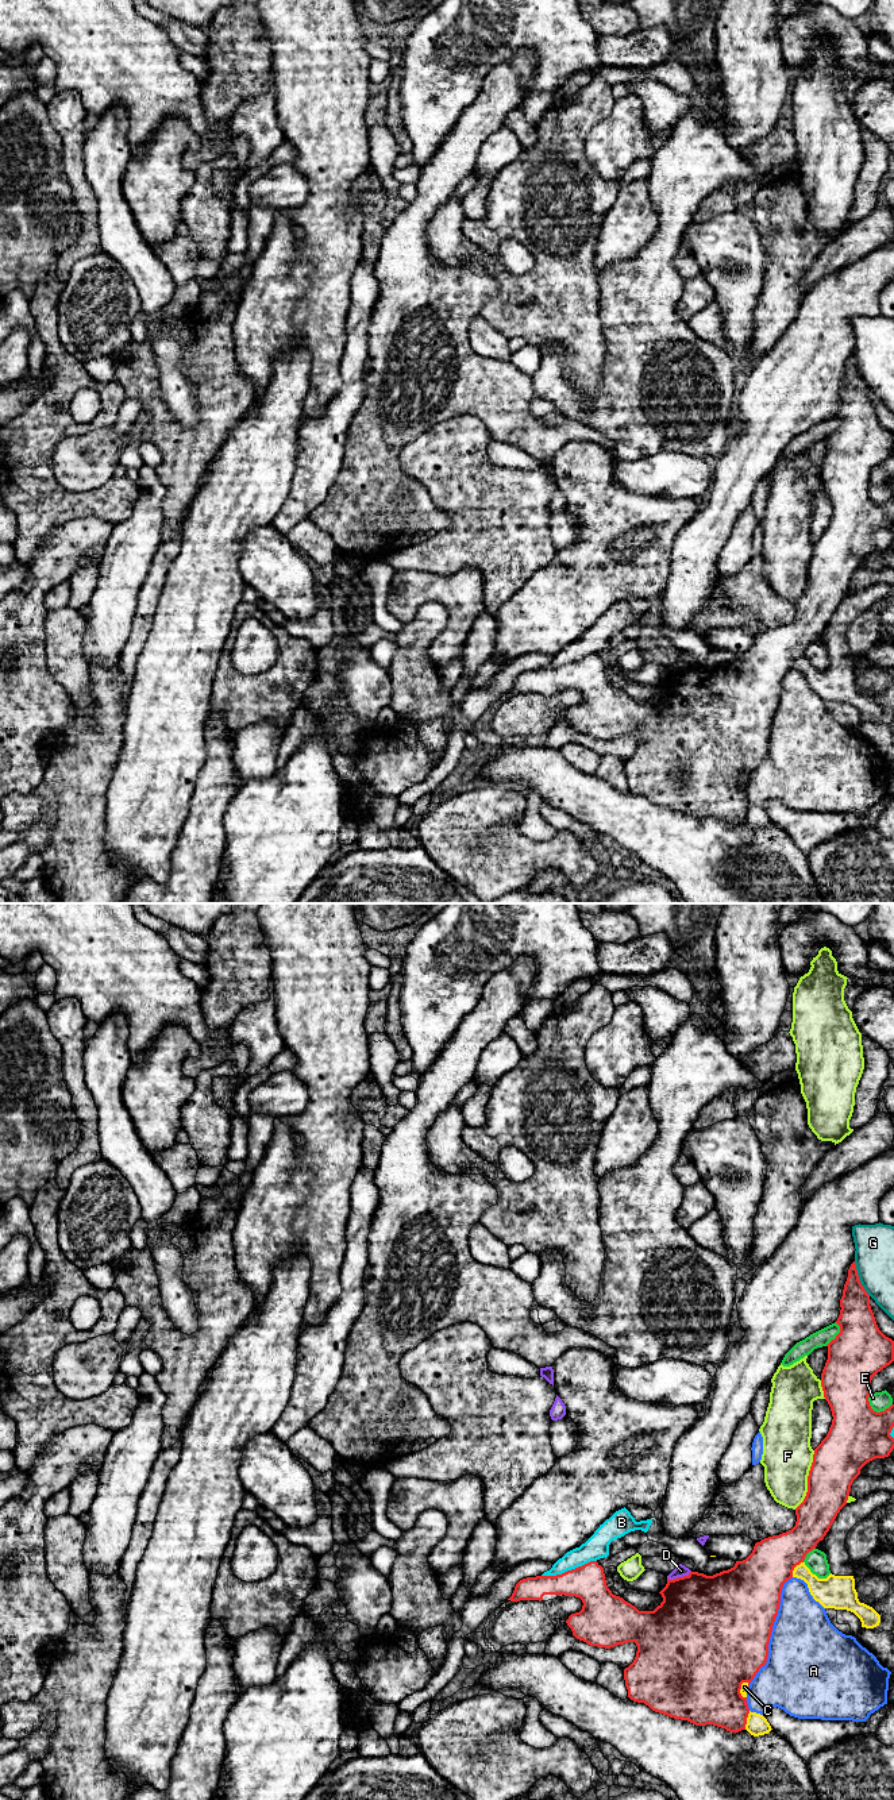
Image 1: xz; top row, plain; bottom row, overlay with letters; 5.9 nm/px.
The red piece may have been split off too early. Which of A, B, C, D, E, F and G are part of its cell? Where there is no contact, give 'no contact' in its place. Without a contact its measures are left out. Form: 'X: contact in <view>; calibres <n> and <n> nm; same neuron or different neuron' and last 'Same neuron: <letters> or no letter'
A: contact in xz; calibres 500 and 460 nm; different neuron
B: contact in xz; calibres 200 and 140 nm; different neuron
C: contact in xz; calibres 340 and 130 nm; different neuron
D: contact in xz; calibres 460 and 70 nm; different neuron
E: contact in xz; calibres 340 and 110 nm; different neuron
F: contact in xz; calibres 300 and 300 nm; different neuron
G: contact in xz; calibres 220 and 240 nm; different neuron
Same neuron: no letter

